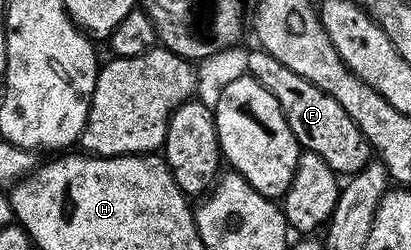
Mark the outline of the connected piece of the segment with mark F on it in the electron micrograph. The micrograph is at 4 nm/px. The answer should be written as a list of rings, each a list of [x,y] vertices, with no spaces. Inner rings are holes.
[[[256,51],[249,59],[247,72],[260,81],[262,87],[266,87],[270,95],[274,95],[274,99],[278,99],[286,123],[296,136],[296,142],[300,144],[301,150],[322,155],[322,159],[326,159],[328,166],[338,175],[360,173],[368,166],[374,150],[360,134],[354,119],[350,119],[350,115],[342,111],[342,103],[338,103],[338,99],[314,87],[314,83],[302,79],[302,75],[294,75],[290,67],[282,67],[278,59],[263,51]]]

